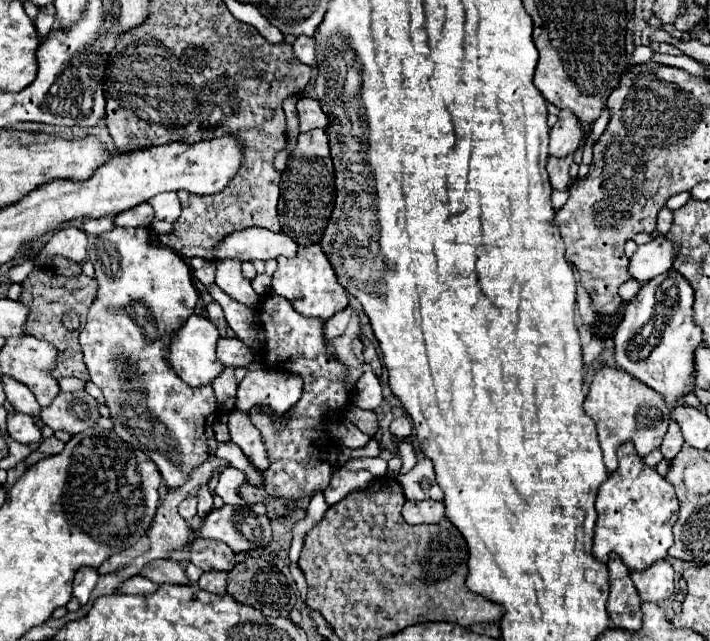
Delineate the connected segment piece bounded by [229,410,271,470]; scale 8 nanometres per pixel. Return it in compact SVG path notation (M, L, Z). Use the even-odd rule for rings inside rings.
M237 410L229 412L229 434L231 440L245 452L245 456L257 470L267 470L271 466L265 444L261 440L261 432L253 426L249 414Z

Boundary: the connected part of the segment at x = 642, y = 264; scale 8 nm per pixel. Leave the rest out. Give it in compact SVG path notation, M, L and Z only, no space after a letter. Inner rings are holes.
M659 236L649 244L637 248L637 252L629 260L629 276L643 284L653 276L671 270L673 256L675 256L675 246L665 236Z

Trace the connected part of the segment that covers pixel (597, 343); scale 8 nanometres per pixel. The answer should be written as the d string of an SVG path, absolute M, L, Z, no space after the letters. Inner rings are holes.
M591 338L591 342L583 348L583 364L585 366L589 366L599 354L601 354L601 350L603 350L603 342L599 340L599 338Z

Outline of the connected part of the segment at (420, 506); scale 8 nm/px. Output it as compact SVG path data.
M405 500L401 514L407 524L435 524L445 518L445 506L443 502L435 500L423 500L423 502Z

